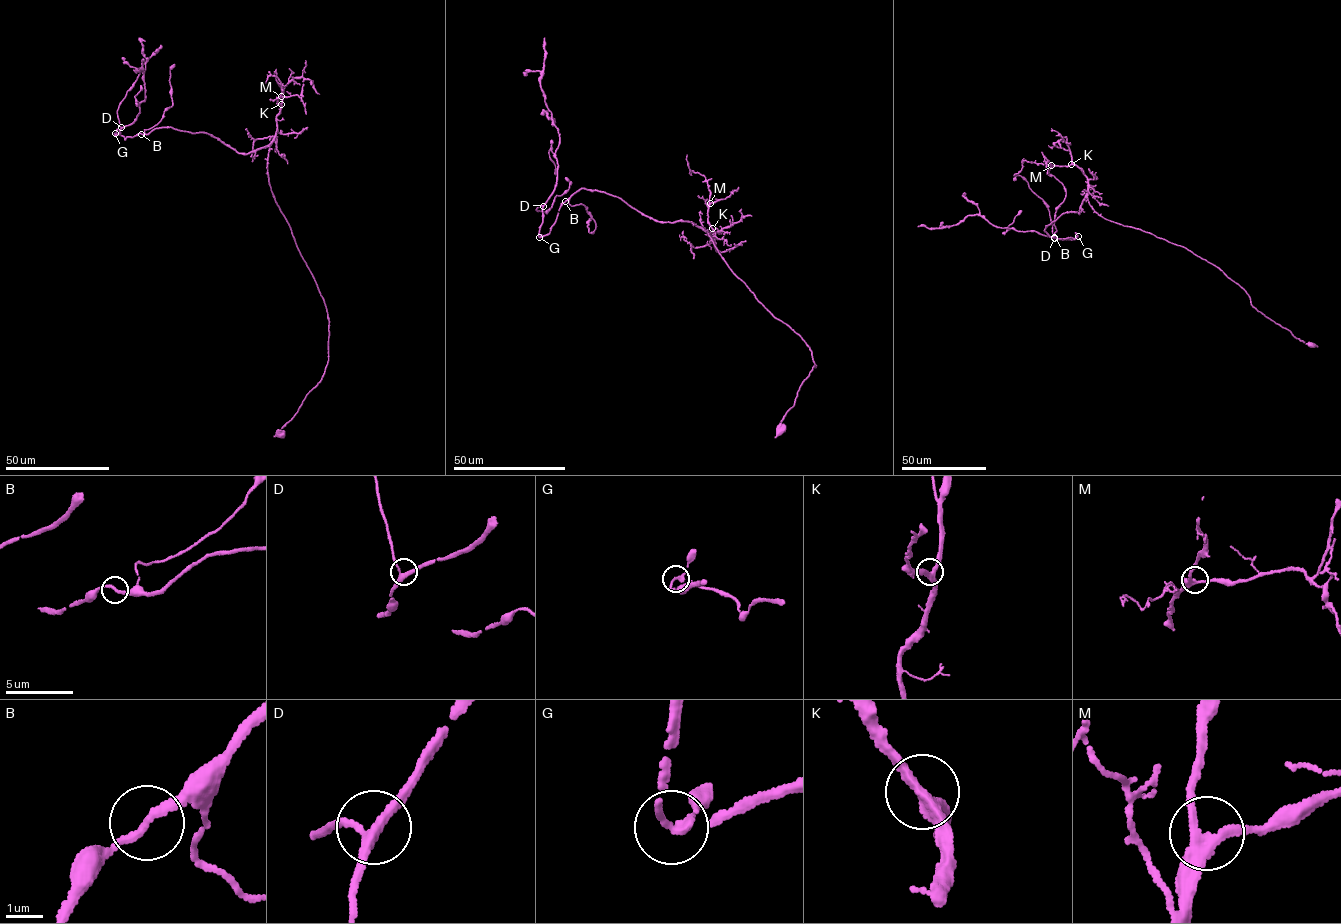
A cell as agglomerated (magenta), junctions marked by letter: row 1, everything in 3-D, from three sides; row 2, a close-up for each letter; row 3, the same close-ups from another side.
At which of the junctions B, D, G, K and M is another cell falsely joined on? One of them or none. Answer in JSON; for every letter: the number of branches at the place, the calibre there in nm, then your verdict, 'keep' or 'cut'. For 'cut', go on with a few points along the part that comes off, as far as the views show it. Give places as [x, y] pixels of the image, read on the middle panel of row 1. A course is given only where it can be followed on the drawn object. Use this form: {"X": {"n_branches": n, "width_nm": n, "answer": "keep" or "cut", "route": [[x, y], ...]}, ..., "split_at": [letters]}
{"B": {"n_branches": 2, "width_nm": 200, "answer": "keep"}, "D": {"n_branches": 3, "width_nm": 260, "answer": "keep"}, "G": {"n_branches": 3, "width_nm": 170, "answer": "keep"}, "K": {"n_branches": 3, "width_nm": 320, "answer": "keep"}, "M": {"n_branches": 3, "width_nm": 280, "answer": "keep"}, "split_at": []}

